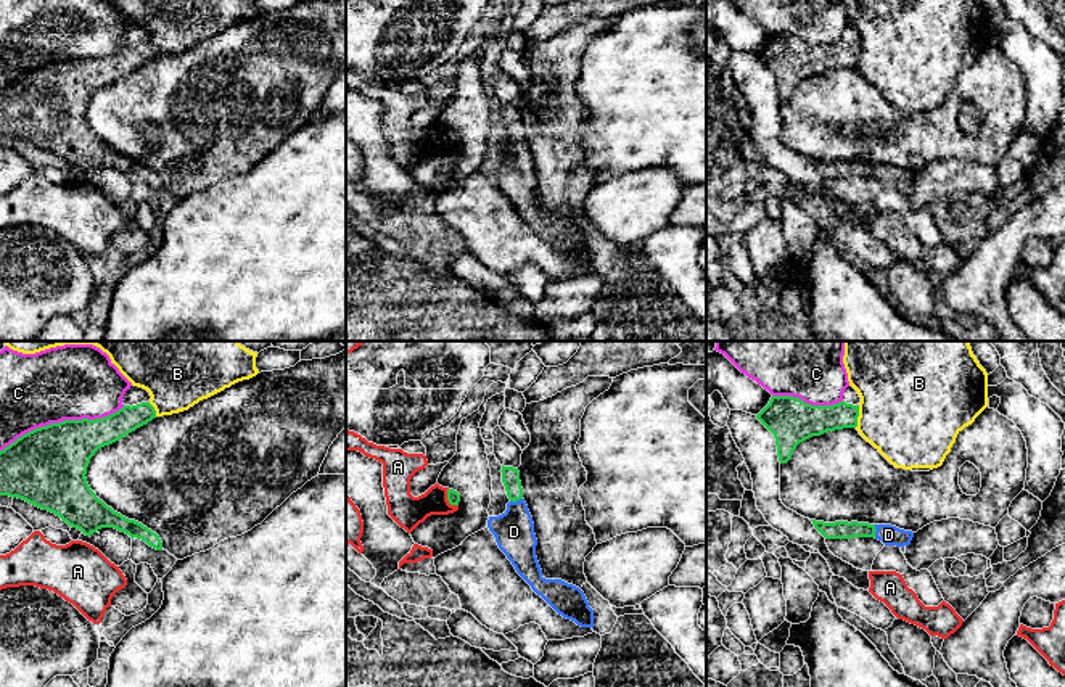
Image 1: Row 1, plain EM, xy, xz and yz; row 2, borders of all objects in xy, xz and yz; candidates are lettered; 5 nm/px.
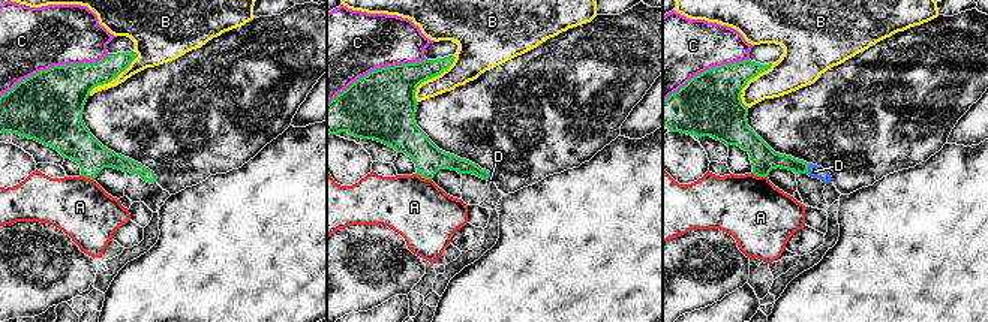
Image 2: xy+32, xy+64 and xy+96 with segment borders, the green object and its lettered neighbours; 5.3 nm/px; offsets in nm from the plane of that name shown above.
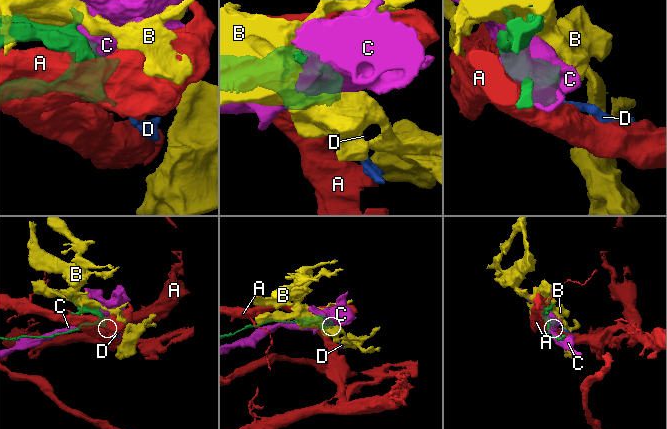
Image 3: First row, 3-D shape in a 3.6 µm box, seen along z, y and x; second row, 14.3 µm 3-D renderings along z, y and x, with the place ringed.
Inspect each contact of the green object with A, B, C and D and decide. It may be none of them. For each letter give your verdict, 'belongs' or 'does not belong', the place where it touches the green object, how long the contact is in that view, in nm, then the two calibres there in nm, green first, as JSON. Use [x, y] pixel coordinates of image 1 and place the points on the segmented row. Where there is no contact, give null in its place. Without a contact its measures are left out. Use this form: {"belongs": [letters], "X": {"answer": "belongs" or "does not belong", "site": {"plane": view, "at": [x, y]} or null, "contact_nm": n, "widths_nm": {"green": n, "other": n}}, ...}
{"belongs": ["D"], "A": {"answer": "does not belong", "site": {"plane": "xz", "at": [448, 499]}, "contact_nm": 110, "widths_nm": {"green": 60, "other": 160}}, "B": {"answer": "does not belong", "site": {"plane": "yz", "at": [858, 415]}, "contact_nm": 110, "widths_nm": {"green": 160, "other": 480}}, "C": {"answer": "does not belong", "site": {"plane": "xy", "at": [61, 422]}, "contact_nm": 650, "widths_nm": {"green": 400, "other": 380}}, "D": {"answer": "belongs", "site": {"plane": "xz", "at": [515, 501]}, "contact_nm": 70, "widths_nm": {"green": 100, "other": 200}}}

